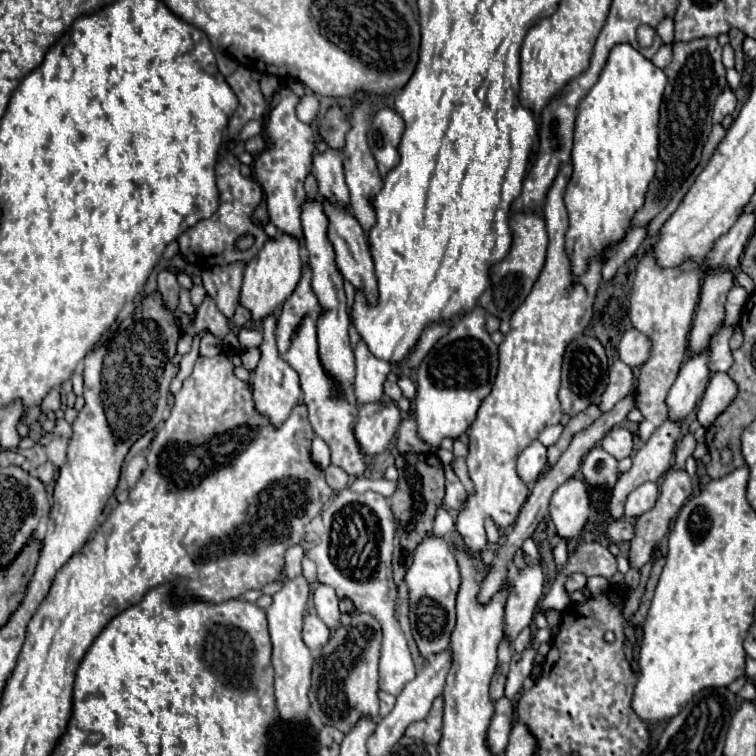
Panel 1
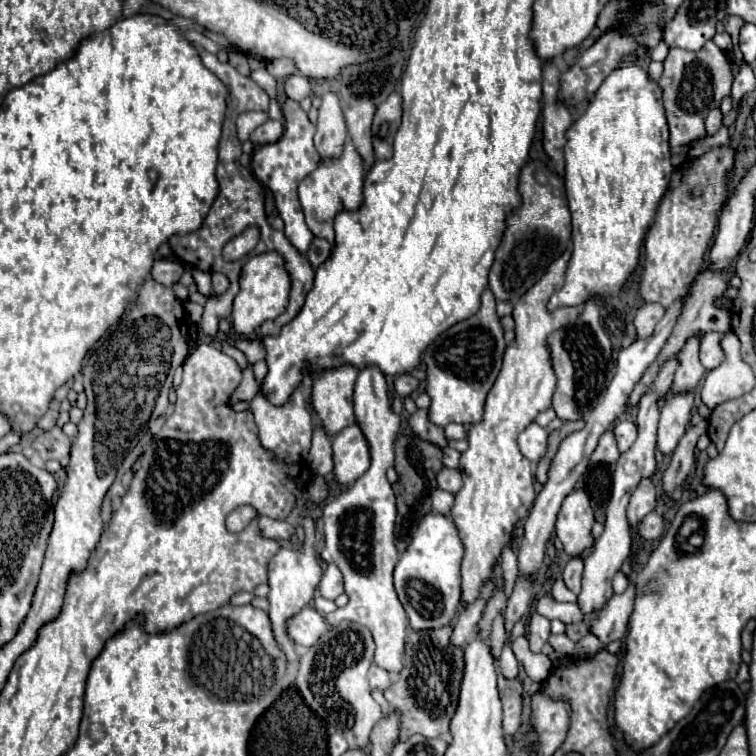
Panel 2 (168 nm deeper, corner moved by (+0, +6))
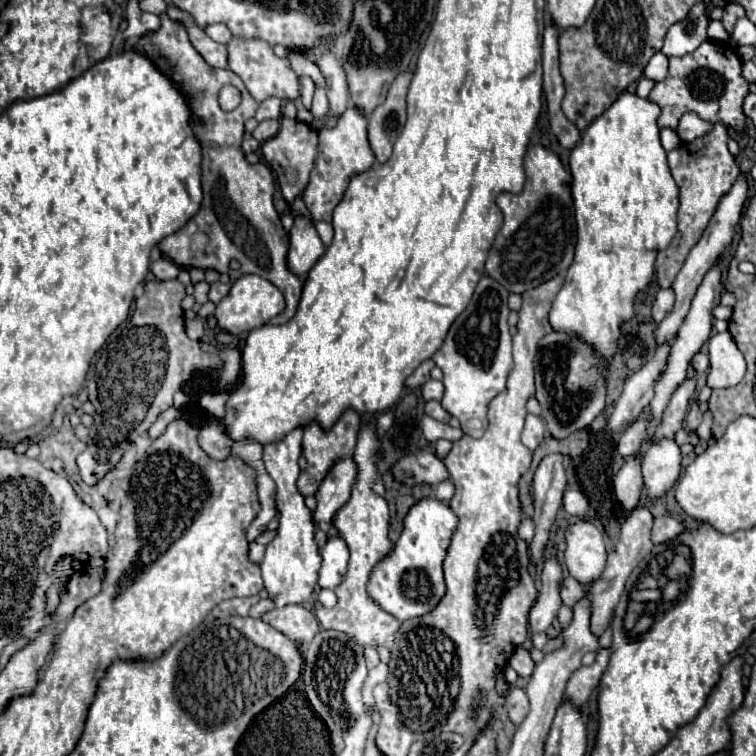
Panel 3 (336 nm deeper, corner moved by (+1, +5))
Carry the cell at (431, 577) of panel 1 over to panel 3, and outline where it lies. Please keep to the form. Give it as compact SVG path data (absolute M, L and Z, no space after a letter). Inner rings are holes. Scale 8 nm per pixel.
M435 497L421 499L409 509L393 553L377 563L369 583L371 597L379 599L379 603L383 603L383 607L387 607L399 621L431 613L445 597L447 585L443 577L443 561L457 531L457 523L459 519L447 503L439 503Z

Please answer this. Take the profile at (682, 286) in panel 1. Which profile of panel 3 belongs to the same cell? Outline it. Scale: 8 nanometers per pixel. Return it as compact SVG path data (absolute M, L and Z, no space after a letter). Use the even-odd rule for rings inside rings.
M715 123L713 131L691 143L683 143L679 149L669 151L669 169L679 187L679 211L677 211L677 233L671 245L657 253L655 275L661 289L669 289L681 265L685 263L691 247L701 239L707 229L719 201L731 191L739 177L739 167L727 149L729 131L723 123Z

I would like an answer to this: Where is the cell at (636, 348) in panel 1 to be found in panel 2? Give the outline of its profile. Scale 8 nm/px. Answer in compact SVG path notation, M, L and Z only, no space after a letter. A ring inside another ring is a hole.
M648 302L648 304L642 304L636 312L636 318L634 318L634 326L638 330L638 338L646 338L654 332L654 326L660 322L660 318L664 316L666 308L660 306L658 302Z

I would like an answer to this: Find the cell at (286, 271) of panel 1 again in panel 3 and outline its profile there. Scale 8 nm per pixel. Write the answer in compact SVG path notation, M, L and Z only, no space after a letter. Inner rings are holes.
M243 275L235 281L229 295L225 295L221 299L221 303L217 305L215 317L223 331L227 331L231 335L239 335L239 333L247 333L255 327L265 325L271 317L283 313L283 309L285 309L283 293L273 283L269 283L267 279L263 279L259 275Z

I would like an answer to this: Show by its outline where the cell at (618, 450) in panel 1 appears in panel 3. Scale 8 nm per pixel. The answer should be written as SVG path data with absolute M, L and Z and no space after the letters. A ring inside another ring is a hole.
M637 419L635 423L631 423L619 437L617 441L617 451L623 457L631 457L635 451L641 449L643 439L645 439L645 427L647 427L647 419Z

